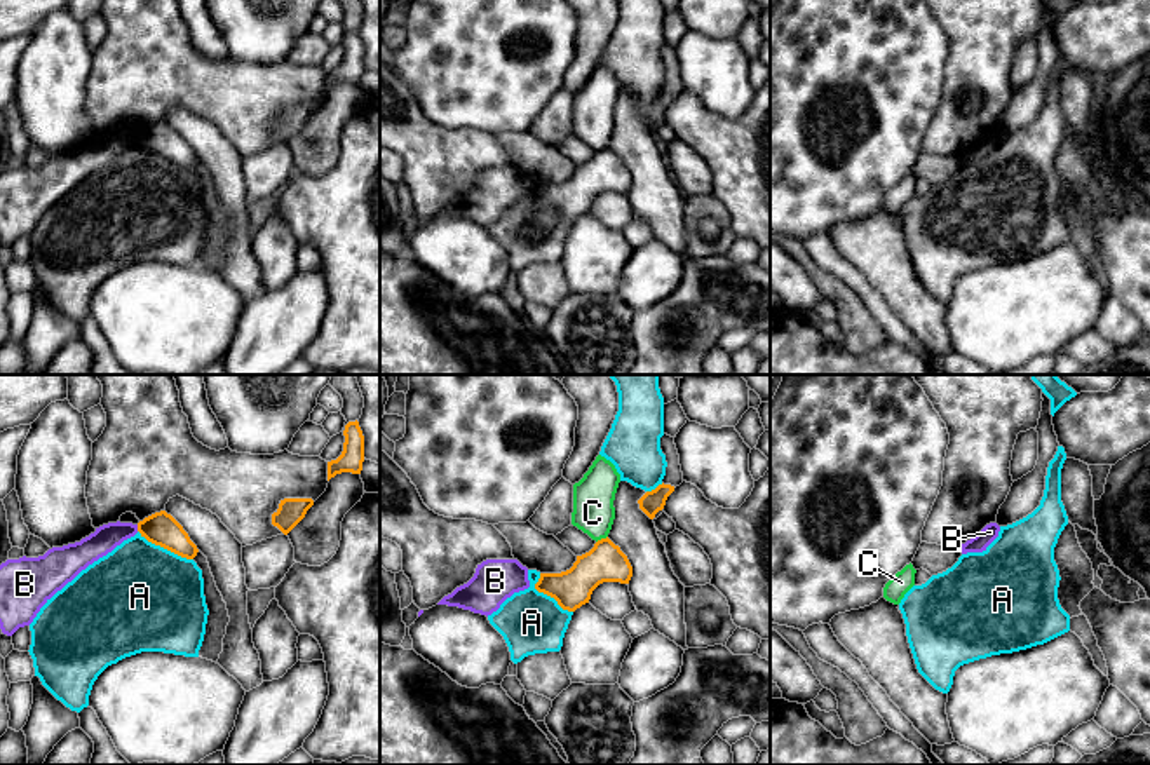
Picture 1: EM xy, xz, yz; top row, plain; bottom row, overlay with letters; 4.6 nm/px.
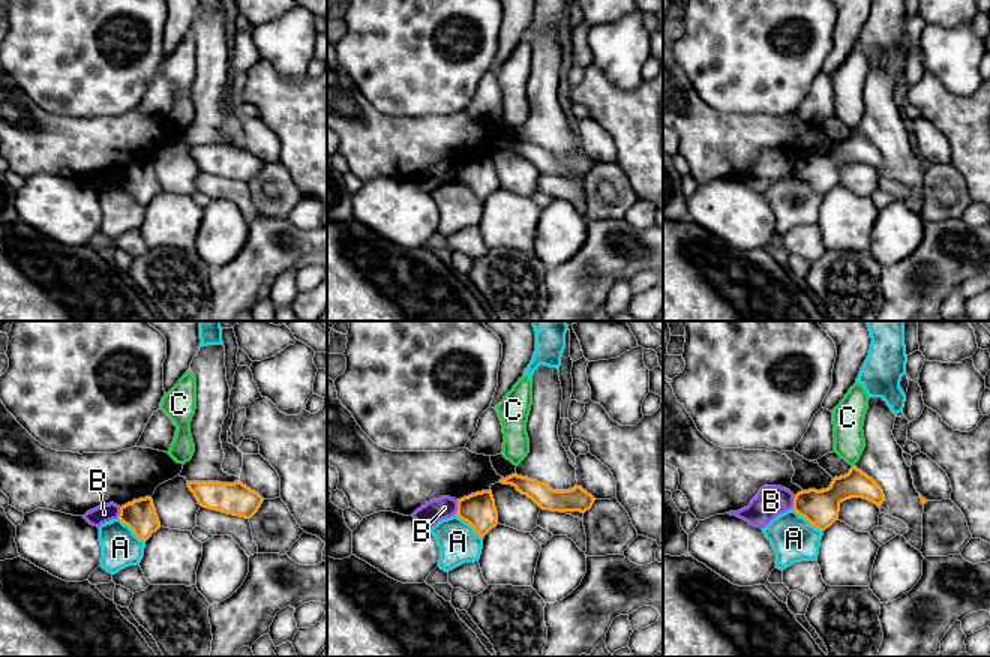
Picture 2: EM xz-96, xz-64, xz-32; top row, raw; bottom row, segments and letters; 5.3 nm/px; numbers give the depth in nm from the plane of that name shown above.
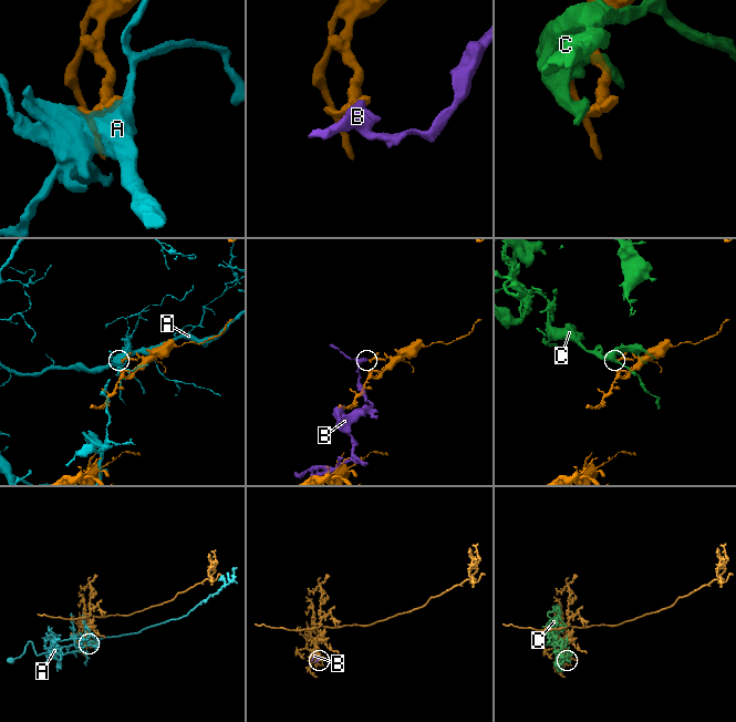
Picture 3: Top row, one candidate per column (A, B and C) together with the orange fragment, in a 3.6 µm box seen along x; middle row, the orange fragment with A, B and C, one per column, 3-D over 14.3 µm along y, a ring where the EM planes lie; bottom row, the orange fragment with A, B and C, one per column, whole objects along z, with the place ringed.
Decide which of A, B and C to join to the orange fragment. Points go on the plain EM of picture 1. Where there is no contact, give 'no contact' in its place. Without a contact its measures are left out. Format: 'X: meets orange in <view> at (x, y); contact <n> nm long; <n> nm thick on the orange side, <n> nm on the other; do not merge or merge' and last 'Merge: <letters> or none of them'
A: meets orange in xy at (166, 157); contact 300 nm long; 160 nm thick on the orange side, 480 nm on the other; do not merge
B: meets orange in xy at (138, 138); contact 30 nm long; 160 nm thick on the orange side, 120 nm on the other; do not merge
C: meets orange in xz at (602, 148); contact 70 nm long; 180 nm thick on the orange side, 190 nm on the other; do not merge
Merge: none of them

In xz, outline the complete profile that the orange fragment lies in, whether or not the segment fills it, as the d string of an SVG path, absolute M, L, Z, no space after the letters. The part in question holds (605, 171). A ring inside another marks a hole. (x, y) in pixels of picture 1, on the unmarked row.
M608 146L577 166L573 176L561 183L540 183L535 199L558 211L563 220L575 221L589 213L592 200L603 192L629 193L632 176L627 166Z

